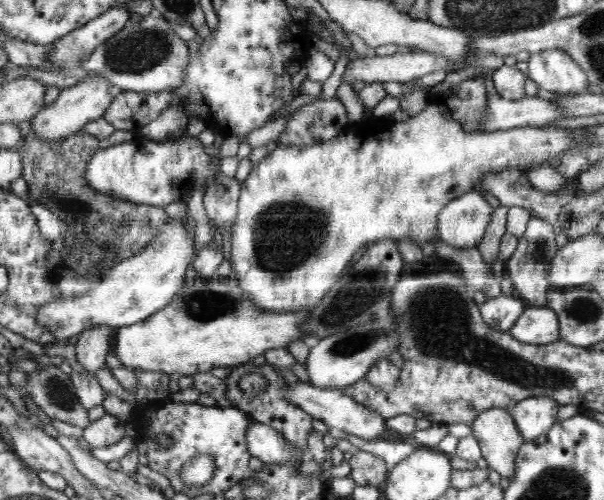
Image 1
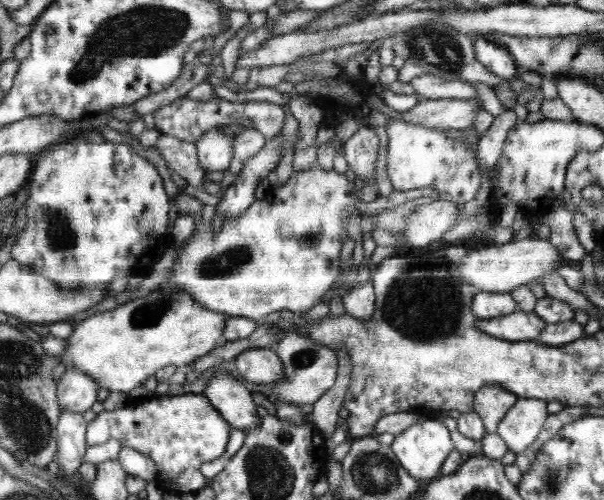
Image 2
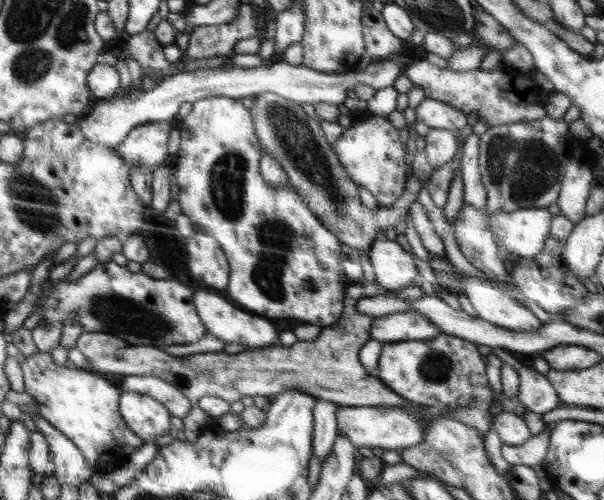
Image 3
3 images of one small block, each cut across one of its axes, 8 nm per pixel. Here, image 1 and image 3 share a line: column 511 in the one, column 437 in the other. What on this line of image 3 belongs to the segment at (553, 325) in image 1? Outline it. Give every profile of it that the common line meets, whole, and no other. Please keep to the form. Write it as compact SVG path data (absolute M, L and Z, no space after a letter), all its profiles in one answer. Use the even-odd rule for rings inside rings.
M394 312L372 321L371 338L381 343L431 339L442 332L418 312Z

